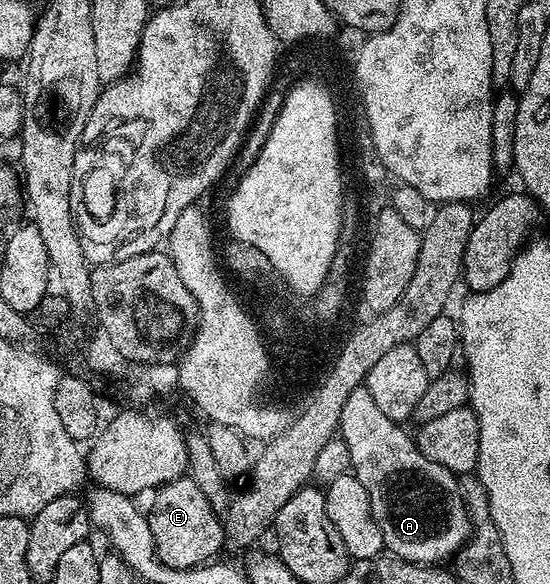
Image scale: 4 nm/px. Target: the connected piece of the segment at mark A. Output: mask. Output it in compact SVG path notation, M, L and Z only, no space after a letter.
M361 386L350 391L350 396L342 407L338 436L350 450L351 471L358 482L366 486L370 510L382 530L385 549L391 555L409 560L412 564L440 566L451 561L469 543L468 531L471 530L473 521L468 515L468 505L458 491L457 473L428 458L420 449L419 443L413 437L412 440L408 437L404 428L407 427L403 423L386 418L386 414L382 414L382 410L374 406L374 398L368 387Z

